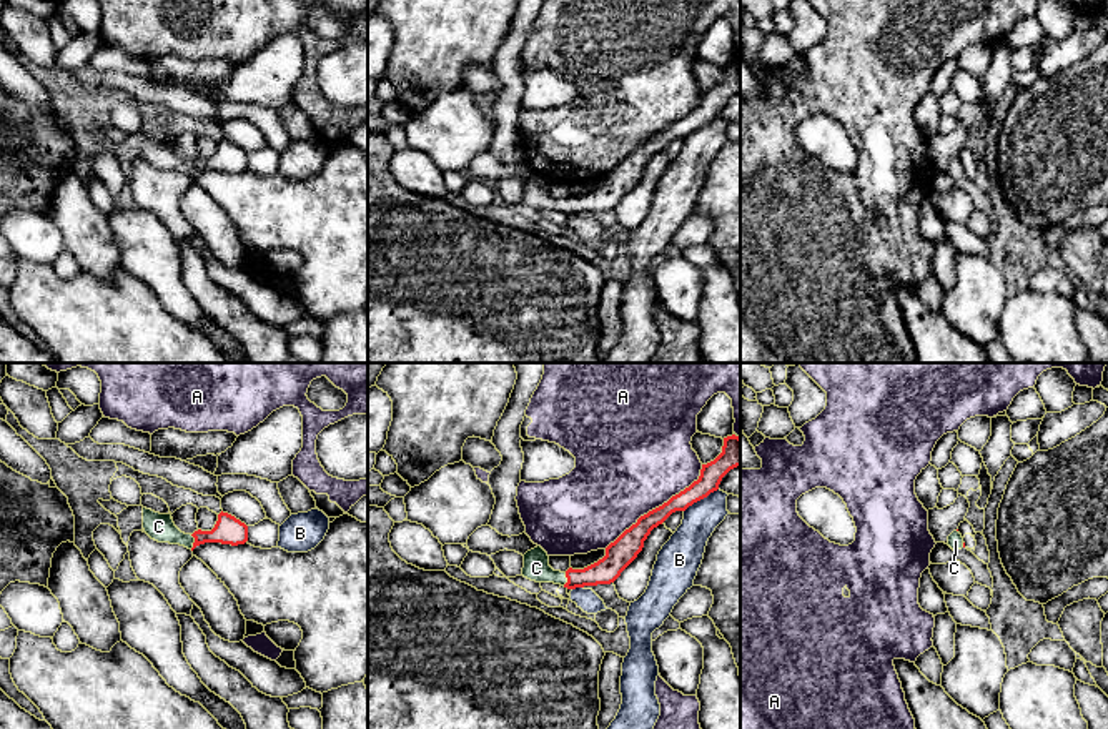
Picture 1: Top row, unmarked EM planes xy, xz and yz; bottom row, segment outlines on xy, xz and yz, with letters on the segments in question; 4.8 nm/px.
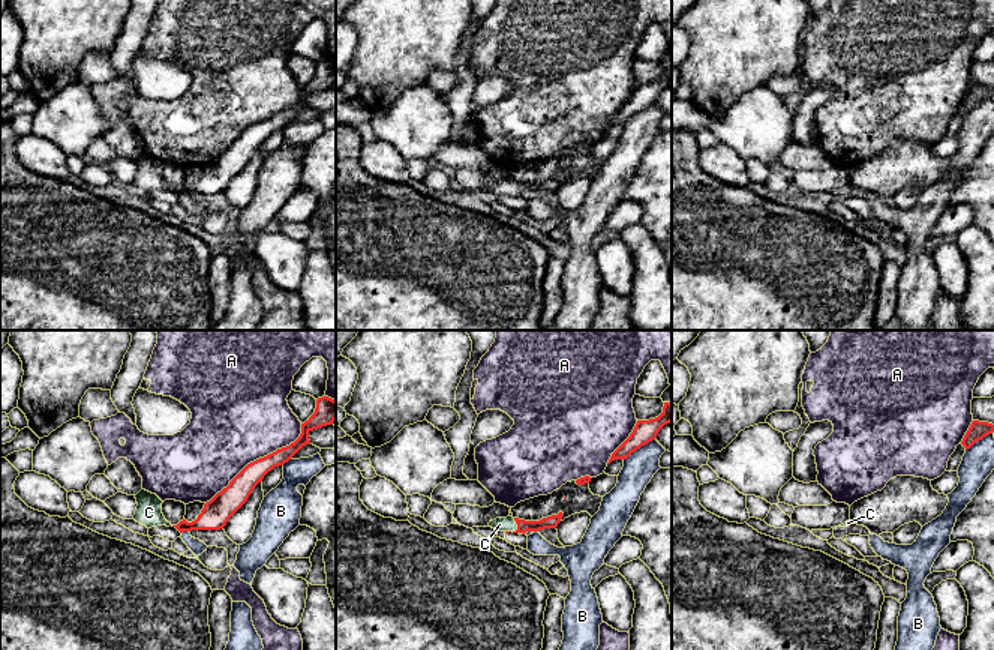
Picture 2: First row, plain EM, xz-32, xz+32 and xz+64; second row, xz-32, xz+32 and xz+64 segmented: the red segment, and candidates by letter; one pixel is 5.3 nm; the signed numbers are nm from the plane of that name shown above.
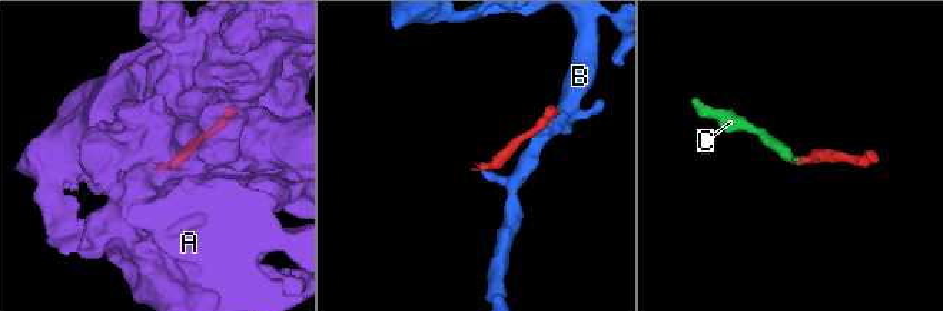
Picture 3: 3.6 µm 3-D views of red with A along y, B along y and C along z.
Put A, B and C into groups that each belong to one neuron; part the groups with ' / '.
A / B / C

